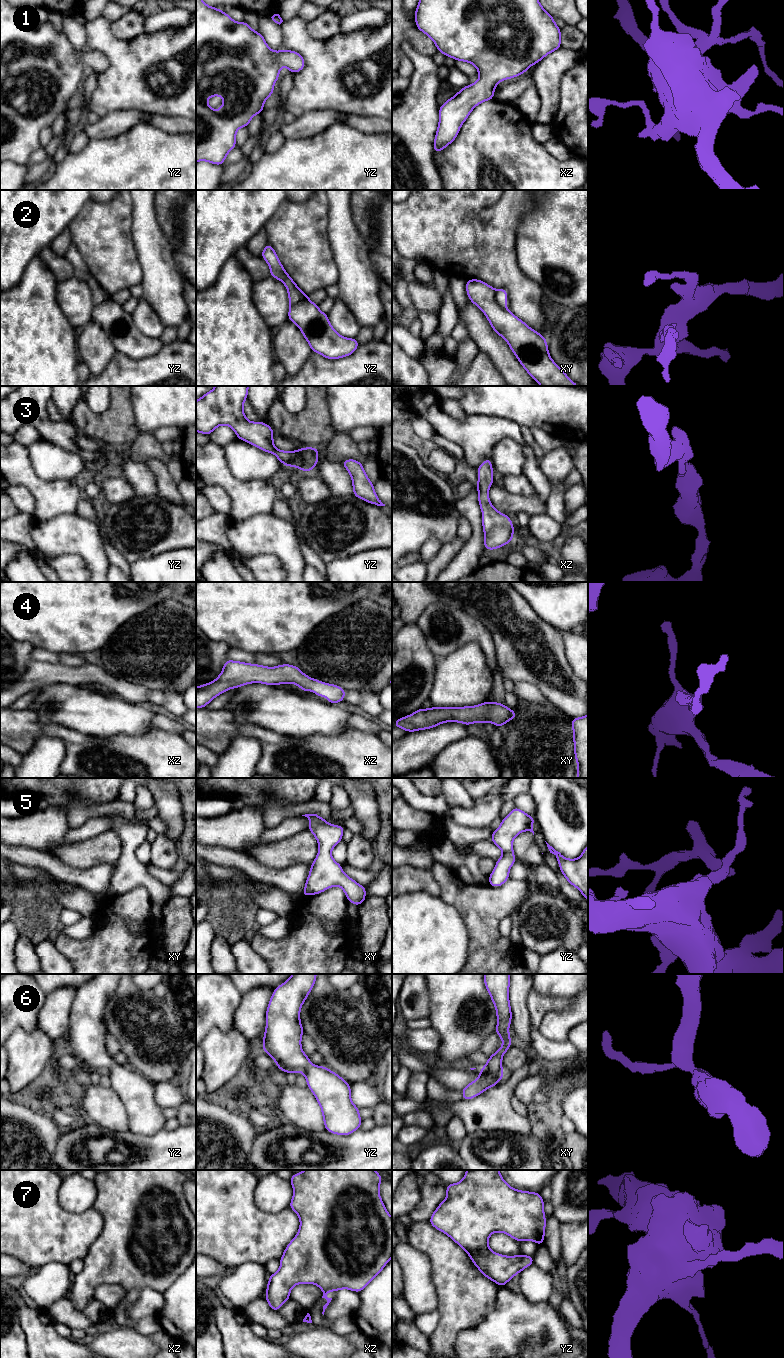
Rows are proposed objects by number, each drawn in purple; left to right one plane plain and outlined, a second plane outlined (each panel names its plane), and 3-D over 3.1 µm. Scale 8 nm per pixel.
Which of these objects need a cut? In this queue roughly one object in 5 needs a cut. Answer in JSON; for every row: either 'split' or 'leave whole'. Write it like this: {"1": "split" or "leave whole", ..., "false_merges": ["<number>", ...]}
{"1": "leave whole", "2": "split", "3": "leave whole", "4": "leave whole", "5": "leave whole", "6": "leave whole", "7": "leave whole", "false_merges": ["2"]}

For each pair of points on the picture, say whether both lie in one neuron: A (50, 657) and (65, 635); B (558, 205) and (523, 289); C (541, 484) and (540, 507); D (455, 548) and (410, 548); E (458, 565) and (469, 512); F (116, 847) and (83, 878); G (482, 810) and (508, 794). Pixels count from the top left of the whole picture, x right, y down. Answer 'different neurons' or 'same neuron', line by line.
A: different neurons
B: different neurons
C: different neurons
D: different neurons
E: same neuron
F: different neurons
G: same neuron

